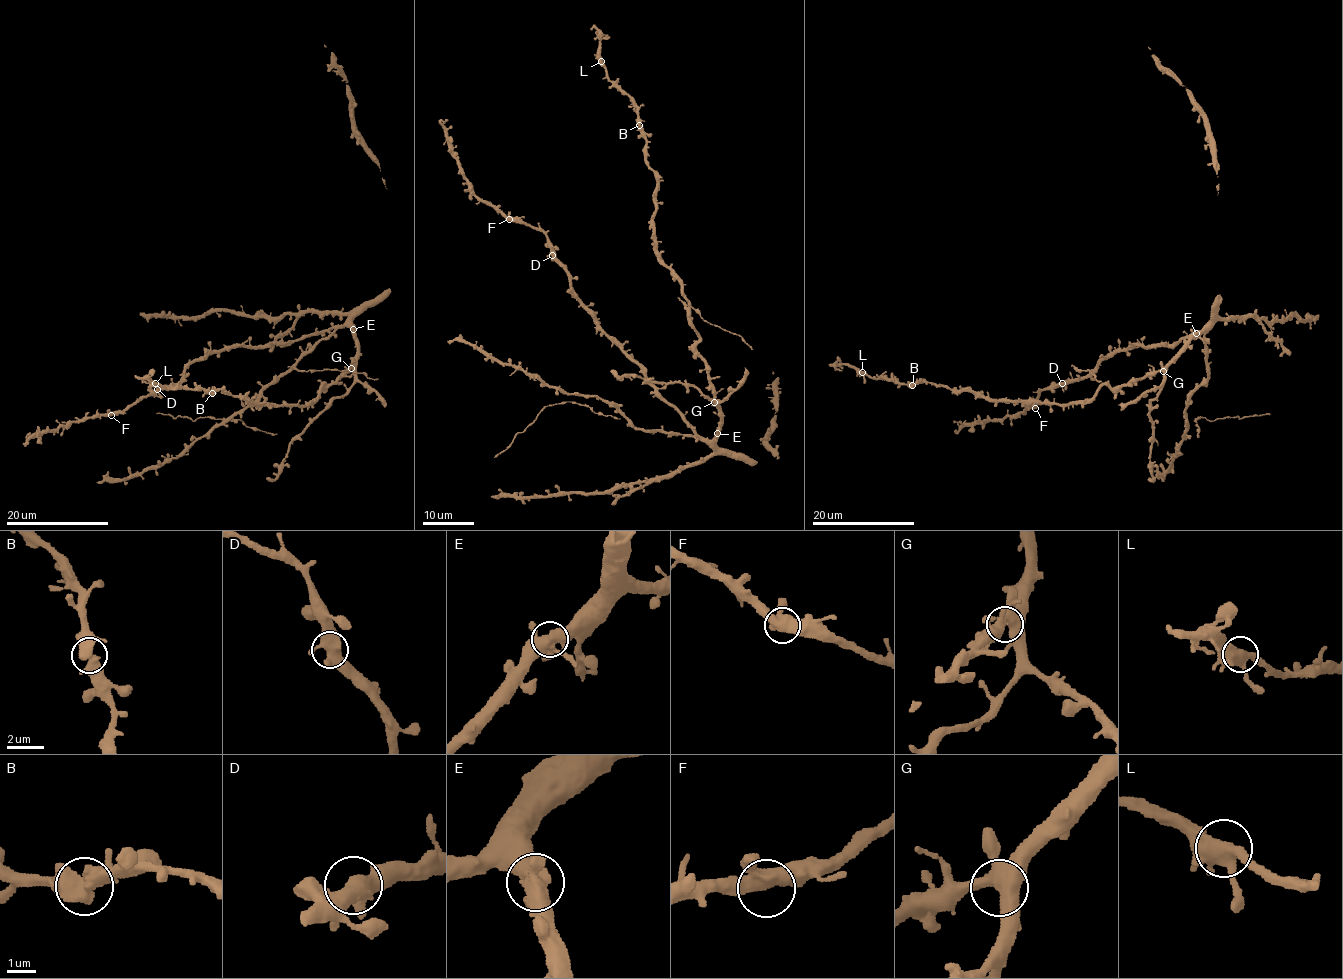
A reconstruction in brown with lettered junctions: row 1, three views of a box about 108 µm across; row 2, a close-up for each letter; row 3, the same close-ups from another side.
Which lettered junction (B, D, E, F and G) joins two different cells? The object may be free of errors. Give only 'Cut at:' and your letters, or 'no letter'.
Cut at: no letter

